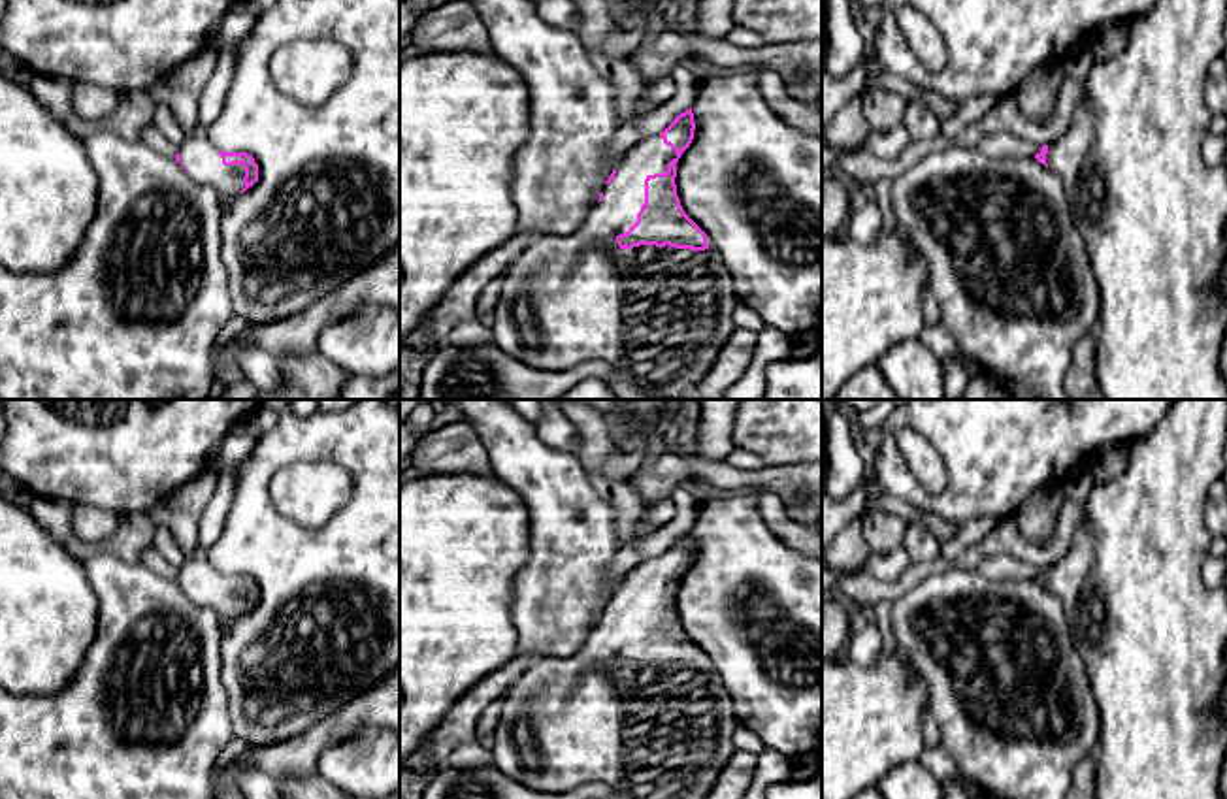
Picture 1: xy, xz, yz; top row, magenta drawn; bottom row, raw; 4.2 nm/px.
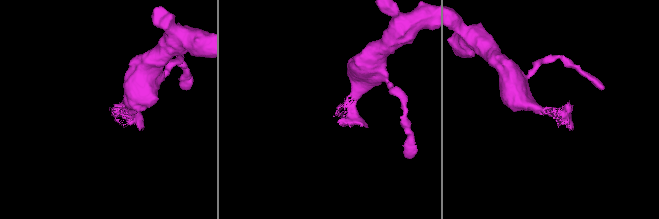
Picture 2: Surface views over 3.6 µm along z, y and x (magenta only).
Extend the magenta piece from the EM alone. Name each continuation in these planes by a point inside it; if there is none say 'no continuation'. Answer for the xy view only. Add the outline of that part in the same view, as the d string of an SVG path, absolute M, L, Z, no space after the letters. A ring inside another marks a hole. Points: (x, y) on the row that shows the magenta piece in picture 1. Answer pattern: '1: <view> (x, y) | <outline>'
1: xy (202, 161) | M188 134L179 145L179 156L190 177L198 185L213 188L221 204L245 188L243 164L224 166L221 149L213 147L205 136Z

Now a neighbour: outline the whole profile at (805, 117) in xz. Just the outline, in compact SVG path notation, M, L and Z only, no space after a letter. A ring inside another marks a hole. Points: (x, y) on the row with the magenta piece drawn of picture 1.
M760 70L758 83L760 83L761 96L780 119L784 119L799 132L807 132L810 136L822 134L822 109L793 100L788 94L778 73L771 70Z

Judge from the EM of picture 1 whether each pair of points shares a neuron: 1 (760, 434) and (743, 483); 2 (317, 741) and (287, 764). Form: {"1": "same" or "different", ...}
{"1": "different", "2": "same"}

